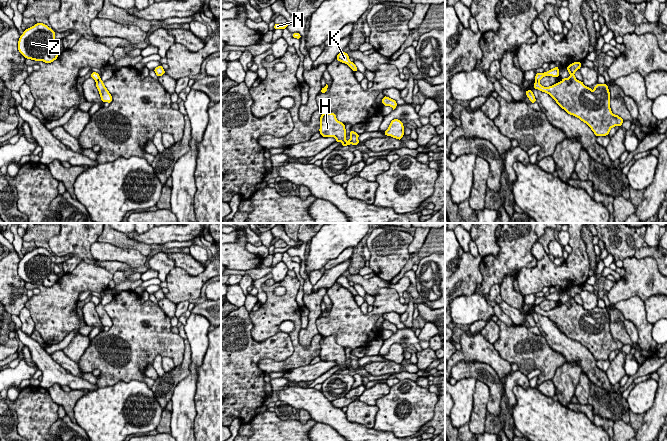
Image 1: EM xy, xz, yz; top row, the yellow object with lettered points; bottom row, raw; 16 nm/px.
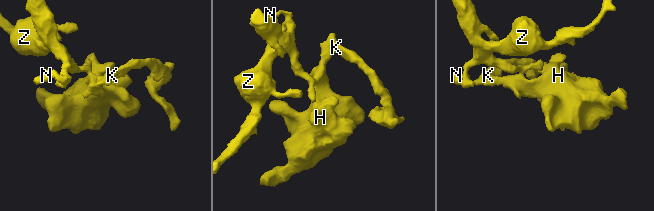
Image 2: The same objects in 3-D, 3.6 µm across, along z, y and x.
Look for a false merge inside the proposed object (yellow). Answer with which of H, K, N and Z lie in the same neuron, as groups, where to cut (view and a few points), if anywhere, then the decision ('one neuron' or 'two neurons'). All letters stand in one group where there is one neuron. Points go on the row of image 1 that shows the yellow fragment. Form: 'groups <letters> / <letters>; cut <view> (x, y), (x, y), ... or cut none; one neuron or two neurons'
groups H K / N Z; cut xy (99, 78), (96, 81); two neurons

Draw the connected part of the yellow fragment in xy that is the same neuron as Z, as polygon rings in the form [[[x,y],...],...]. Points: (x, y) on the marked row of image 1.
[[[36,23],[34,26],[27,28],[20,36],[18,50],[27,59],[51,63],[59,56],[58,51],[54,48],[55,41],[55,31],[46,24]]]

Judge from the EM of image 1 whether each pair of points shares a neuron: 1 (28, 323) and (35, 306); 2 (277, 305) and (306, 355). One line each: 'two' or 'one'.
1: two
2: one

